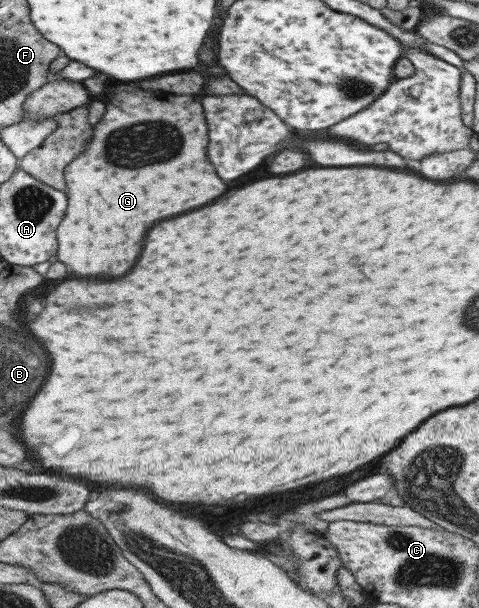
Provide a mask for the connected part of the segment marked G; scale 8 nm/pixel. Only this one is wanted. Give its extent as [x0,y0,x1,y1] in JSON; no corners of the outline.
[56,74,245,278]

